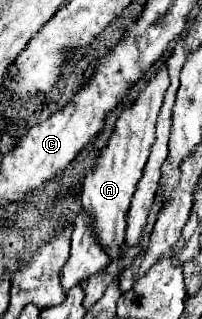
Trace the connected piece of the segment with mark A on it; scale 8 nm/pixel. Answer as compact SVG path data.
M163 63L161 69L155 73L155 77L139 91L135 103L121 111L105 149L101 151L99 159L93 163L93 167L89 169L83 181L83 195L81 195L83 209L91 215L95 237L107 249L111 259L119 257L119 247L123 243L127 227L129 203L139 179L143 177L143 167L147 163L151 145L155 141L155 123L167 87L169 87L169 75L167 75L167 65Z

